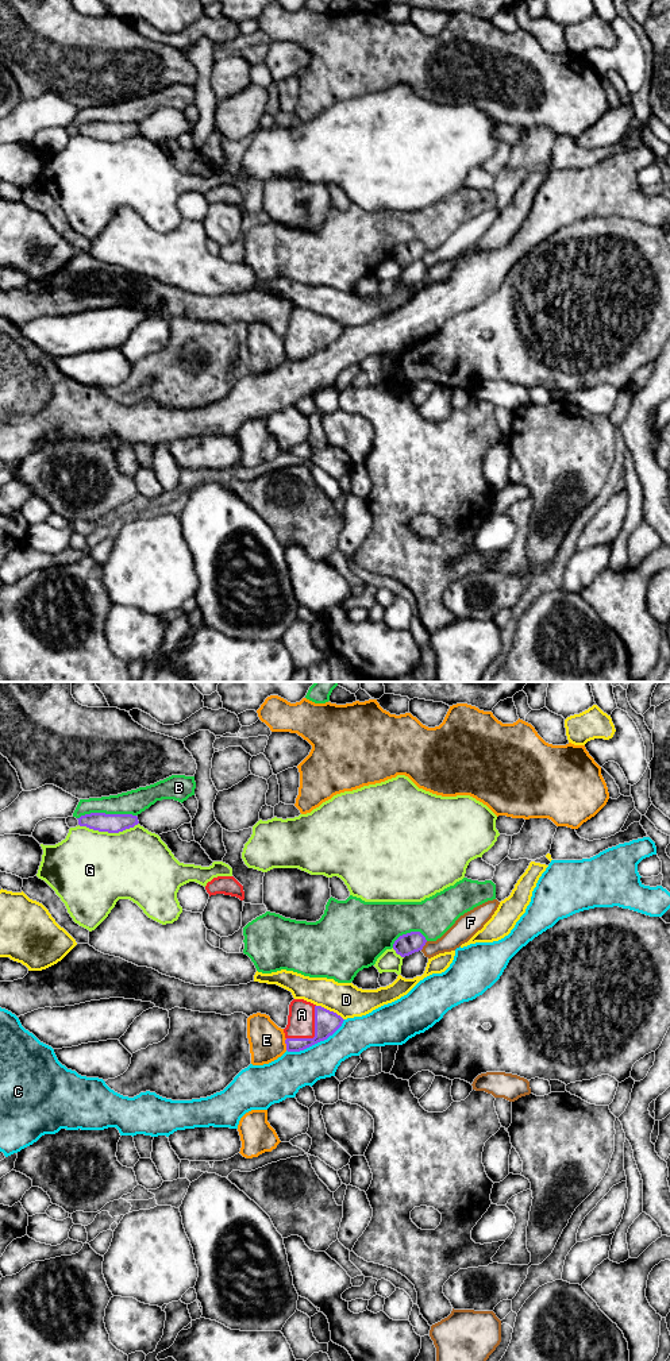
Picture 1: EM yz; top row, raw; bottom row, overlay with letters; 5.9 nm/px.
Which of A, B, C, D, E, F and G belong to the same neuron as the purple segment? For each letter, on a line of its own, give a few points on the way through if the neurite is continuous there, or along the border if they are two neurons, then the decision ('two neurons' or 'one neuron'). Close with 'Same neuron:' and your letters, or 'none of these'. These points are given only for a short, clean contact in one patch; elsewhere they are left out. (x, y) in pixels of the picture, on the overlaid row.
A: runs through yz (327, 1022), (315, 1034), (301, 1014); one neuron
B: two neurons
C: two neurons
D: two neurons
E: two neurons
F: two neurons
G: two neurons
Same neuron: A

